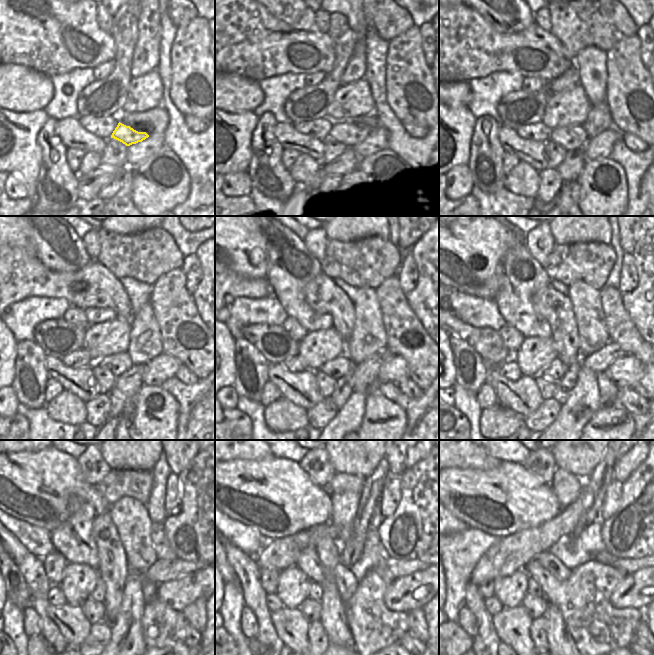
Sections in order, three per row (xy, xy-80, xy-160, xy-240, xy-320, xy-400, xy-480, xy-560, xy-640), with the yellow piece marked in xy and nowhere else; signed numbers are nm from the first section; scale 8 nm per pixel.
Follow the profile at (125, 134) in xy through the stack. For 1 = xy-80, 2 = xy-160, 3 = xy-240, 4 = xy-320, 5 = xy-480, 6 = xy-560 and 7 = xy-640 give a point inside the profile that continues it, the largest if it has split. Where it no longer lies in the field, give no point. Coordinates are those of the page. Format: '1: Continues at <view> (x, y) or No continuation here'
1: Continues at xy-80 (346, 133)
2: Continues at xy-160 (573, 137)
3: Continues at xy-240 (117, 363)
4: Continues at xy-320 (336, 368)
5: Continues at xy-480 (98, 593)
6: Continues at xy-560 (315, 592)
7: Continues at xy-640 (533, 588)

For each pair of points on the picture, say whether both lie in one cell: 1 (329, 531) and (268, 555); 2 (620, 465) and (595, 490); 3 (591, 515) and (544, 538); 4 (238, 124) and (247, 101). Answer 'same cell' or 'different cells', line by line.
1: same cell
2: different cells
3: different cells
4: different cells

